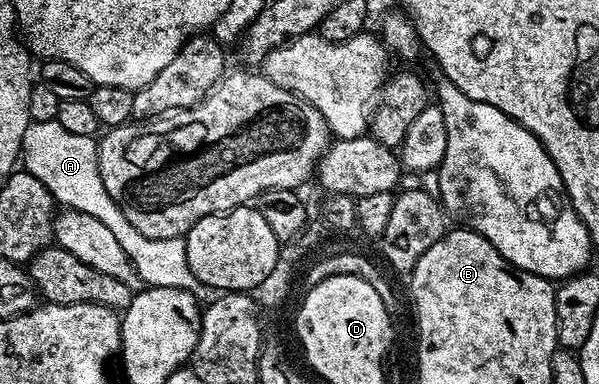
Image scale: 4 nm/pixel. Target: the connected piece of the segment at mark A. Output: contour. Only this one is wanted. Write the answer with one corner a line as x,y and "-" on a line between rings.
29,121
26,136
22,136
20,145
23,169
30,176
42,180
53,198
61,207
94,216
114,232
115,239
125,250
129,262
136,268
139,281
145,287
182,288
193,292
201,289
199,280
188,263
184,238
156,240
142,236
122,212
120,205
106,192
98,166
98,142
90,136
74,136
57,122

